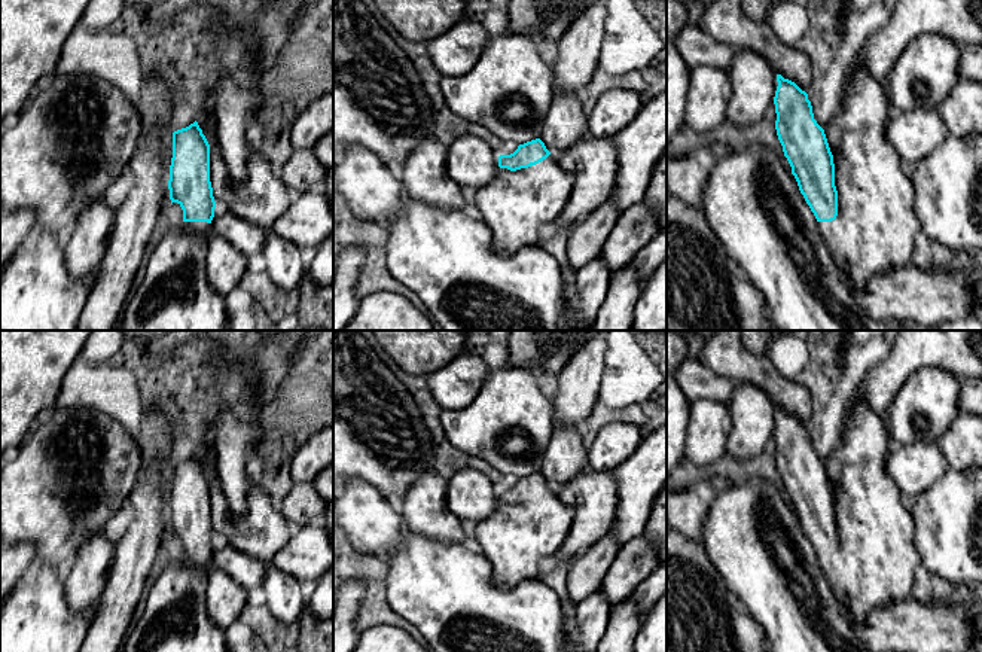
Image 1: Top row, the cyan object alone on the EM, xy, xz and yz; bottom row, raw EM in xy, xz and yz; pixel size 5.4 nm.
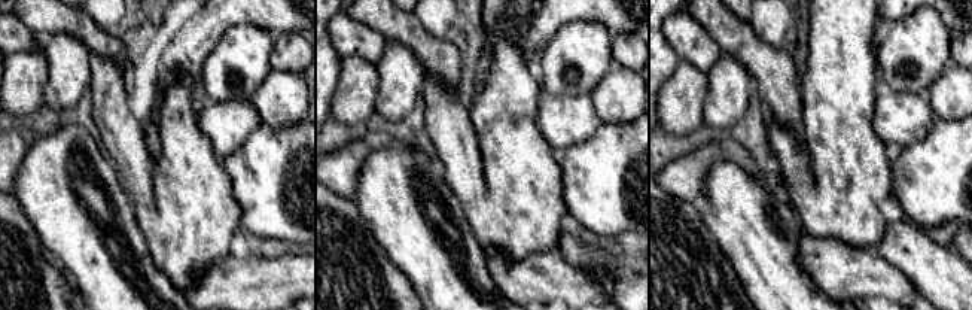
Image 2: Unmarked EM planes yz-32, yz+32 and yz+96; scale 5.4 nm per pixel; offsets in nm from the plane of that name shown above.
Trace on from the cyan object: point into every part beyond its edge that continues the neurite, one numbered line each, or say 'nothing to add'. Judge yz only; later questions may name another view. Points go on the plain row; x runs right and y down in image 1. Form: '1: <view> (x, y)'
1: yz (877, 557)

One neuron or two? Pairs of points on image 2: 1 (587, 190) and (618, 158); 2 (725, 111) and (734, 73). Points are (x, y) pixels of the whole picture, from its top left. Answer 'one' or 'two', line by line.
1: one
2: one

